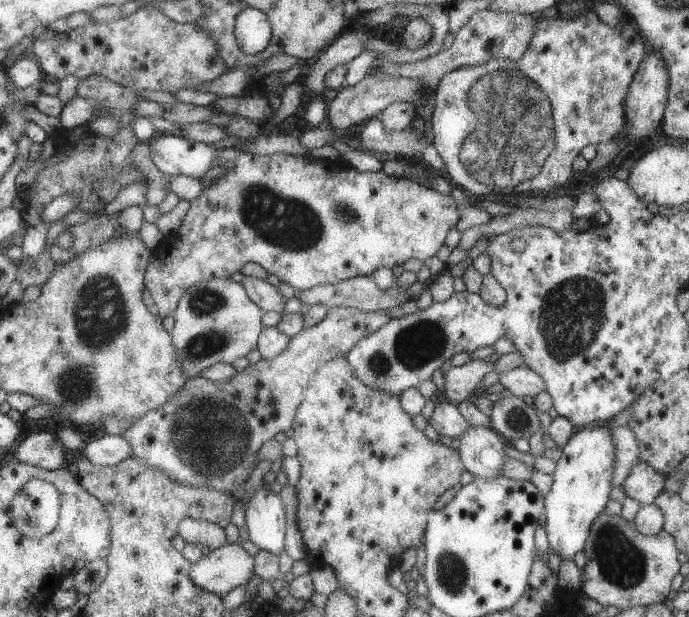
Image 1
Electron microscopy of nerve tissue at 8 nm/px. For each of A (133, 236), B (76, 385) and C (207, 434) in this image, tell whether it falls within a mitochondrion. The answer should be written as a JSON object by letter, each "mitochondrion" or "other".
{"A":"other","B":"mitochondrion","C":"mitochondrion"}

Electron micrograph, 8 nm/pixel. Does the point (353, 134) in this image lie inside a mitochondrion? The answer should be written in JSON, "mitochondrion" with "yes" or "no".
{"mitochondrion":"no"}

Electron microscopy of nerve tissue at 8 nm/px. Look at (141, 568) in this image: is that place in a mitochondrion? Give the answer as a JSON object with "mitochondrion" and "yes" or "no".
{"mitochondrion":"no"}

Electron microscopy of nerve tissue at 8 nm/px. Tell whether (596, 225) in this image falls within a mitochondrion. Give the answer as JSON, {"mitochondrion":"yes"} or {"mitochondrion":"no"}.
{"mitochondrion":"no"}

